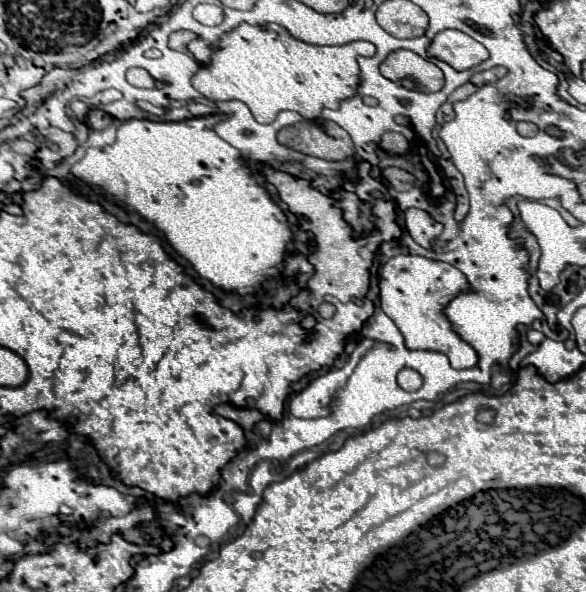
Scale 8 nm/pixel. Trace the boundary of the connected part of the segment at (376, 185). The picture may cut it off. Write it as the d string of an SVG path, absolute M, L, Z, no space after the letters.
M361 162L357 170L359 170L359 184L345 182L345 190L349 190L349 192L355 192L355 194L357 194L361 200L367 200L367 196L369 196L373 190L387 192L387 188L385 188L381 182L377 182L377 180L373 180L373 178L369 176L369 170L371 170L369 162Z

